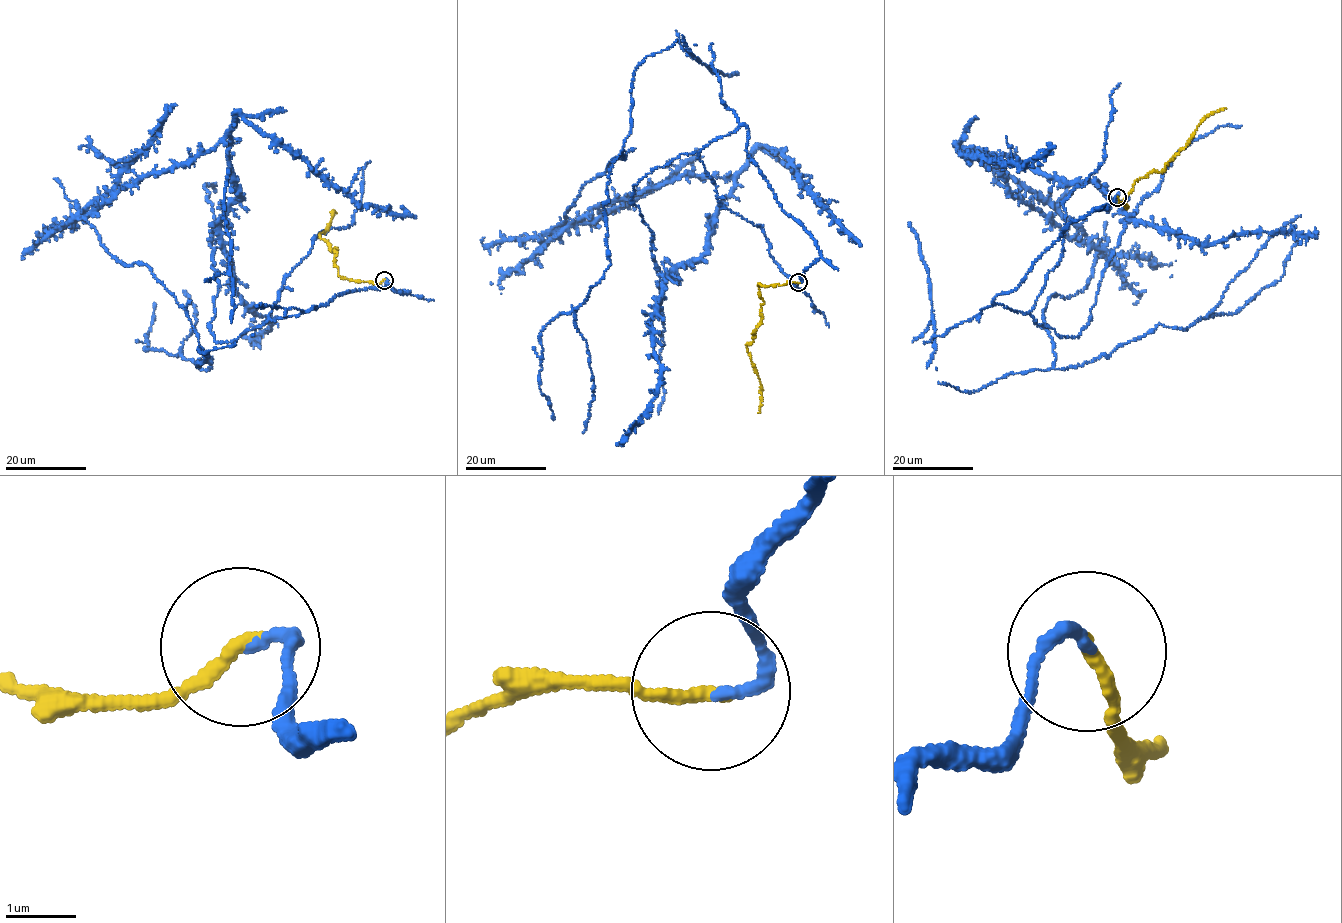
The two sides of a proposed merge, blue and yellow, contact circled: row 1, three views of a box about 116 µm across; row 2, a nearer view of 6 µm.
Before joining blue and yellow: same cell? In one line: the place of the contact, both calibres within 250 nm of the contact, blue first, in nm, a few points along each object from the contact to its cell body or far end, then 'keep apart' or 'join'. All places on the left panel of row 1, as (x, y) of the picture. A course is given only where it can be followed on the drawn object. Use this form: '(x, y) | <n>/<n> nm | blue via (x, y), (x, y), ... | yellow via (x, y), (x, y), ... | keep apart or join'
(384, 280) | 170/190 nm | blue via (384, 279), (409, 294), (216, 342), (223, 137), (83, 217), (211, 367), (147, 350), (155, 302) | yellow via (384, 279), (373, 283), (350, 281), (338, 274), (334, 264), (336, 250), (318, 235), (333, 211) | join

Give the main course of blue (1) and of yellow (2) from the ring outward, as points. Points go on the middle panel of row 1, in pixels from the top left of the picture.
1: (799, 282), (743, 124), (634, 185), (657, 270), (698, 259), (729, 178), (558, 226), (623, 150), (554, 420)
2: (799, 282), (762, 286), (758, 283), (763, 302), (761, 318), (752, 342), (746, 347), (762, 387), (758, 413)

